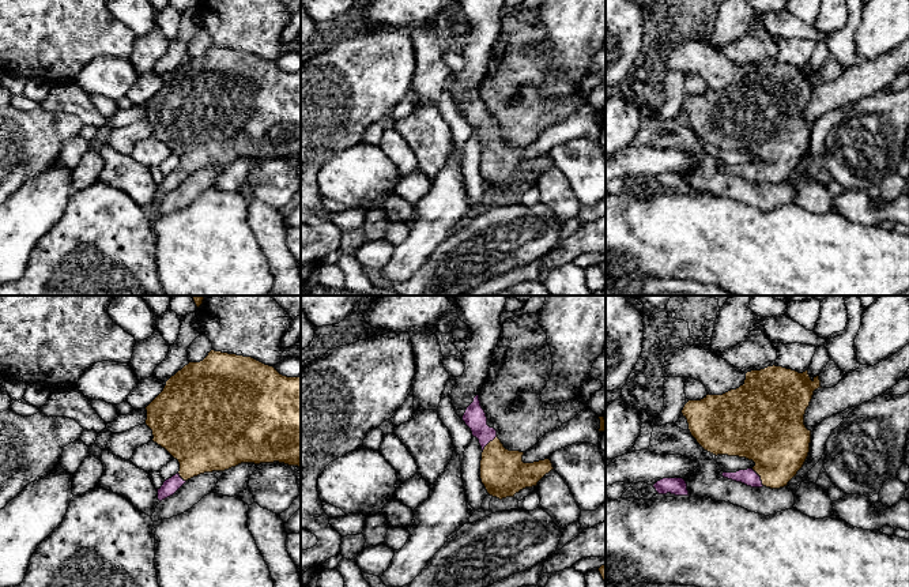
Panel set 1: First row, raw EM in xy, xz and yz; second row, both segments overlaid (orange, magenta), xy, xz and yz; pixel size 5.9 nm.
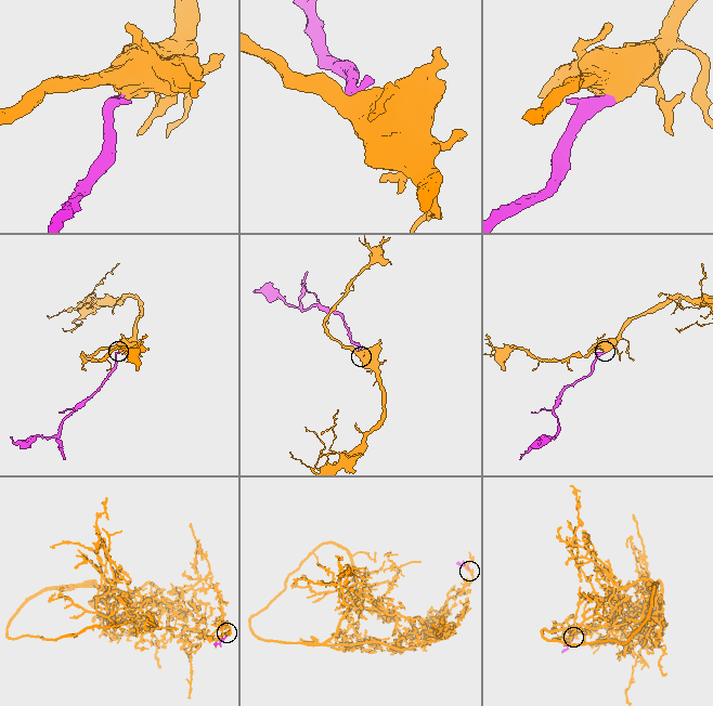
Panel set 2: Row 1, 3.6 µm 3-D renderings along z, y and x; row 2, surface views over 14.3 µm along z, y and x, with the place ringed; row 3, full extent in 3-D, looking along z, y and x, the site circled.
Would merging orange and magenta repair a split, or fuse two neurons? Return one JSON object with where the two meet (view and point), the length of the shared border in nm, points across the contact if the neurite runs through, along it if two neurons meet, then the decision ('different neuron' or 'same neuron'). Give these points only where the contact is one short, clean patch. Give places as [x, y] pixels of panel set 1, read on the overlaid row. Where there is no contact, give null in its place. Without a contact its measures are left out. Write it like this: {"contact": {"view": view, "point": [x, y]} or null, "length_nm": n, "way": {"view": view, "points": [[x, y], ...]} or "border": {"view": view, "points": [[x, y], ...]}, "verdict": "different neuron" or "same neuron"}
{"contact": {"view": "yz", "point": [759, 476]}, "length_nm": 130, "way": {"view": "yz", "points": [[773, 436], [773, 462], [759, 476], [749, 477]]}, "verdict": "same neuron"}

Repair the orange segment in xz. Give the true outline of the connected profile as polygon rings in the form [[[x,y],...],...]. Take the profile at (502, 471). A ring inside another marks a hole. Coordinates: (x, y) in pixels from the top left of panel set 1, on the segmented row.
[[[479,395],[467,407],[463,421],[482,447],[480,479],[490,496],[499,500],[514,497],[520,490],[536,486],[546,474],[554,470],[550,459],[524,463],[524,452],[506,449],[497,430],[487,425]]]

